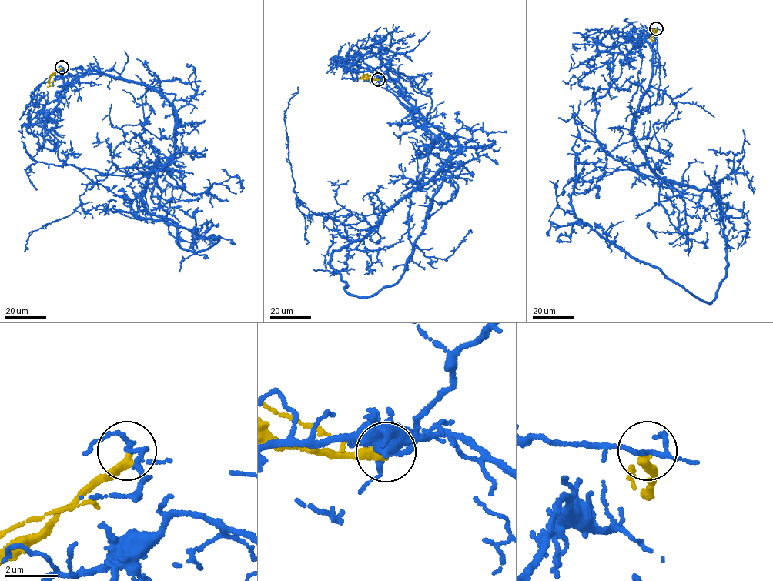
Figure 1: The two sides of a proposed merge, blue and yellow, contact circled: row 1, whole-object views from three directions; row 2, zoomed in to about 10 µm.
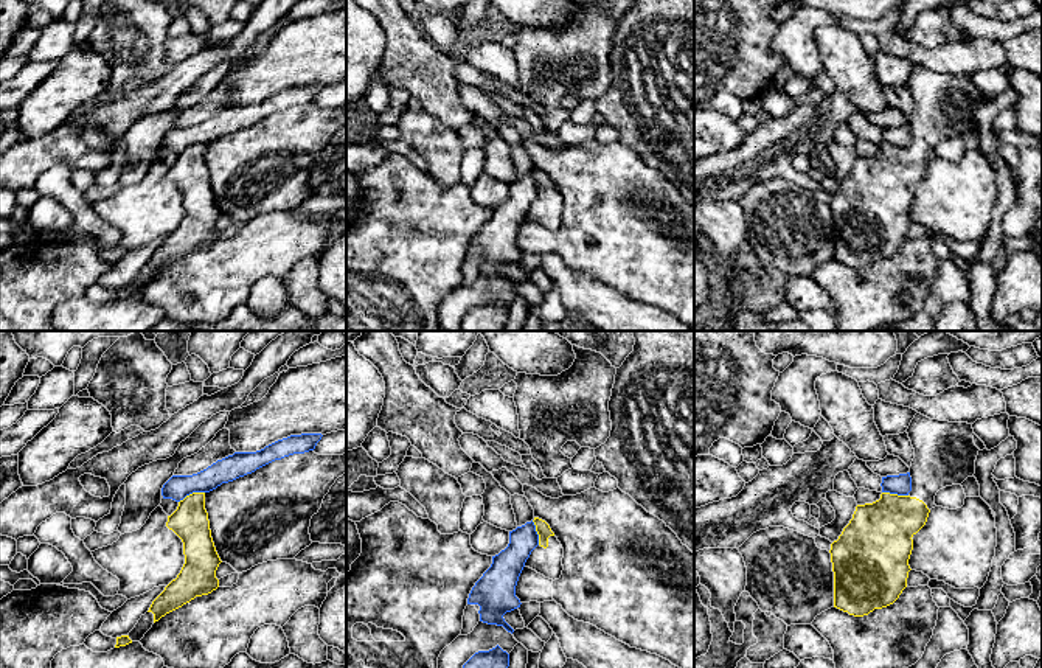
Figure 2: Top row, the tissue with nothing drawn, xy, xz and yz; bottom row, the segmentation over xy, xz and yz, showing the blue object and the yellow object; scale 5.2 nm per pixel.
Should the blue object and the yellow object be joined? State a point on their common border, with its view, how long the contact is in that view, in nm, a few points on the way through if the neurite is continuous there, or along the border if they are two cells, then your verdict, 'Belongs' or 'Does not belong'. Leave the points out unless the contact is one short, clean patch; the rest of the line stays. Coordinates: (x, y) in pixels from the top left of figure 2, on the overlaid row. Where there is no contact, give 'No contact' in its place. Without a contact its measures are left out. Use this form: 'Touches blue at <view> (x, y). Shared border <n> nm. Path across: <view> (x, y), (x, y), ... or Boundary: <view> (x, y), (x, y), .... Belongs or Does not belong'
Touches blue at xy (191, 493). Shared border 150 nm. Boundary: xy (204, 491), (187, 494), (179, 502). Does not belong

